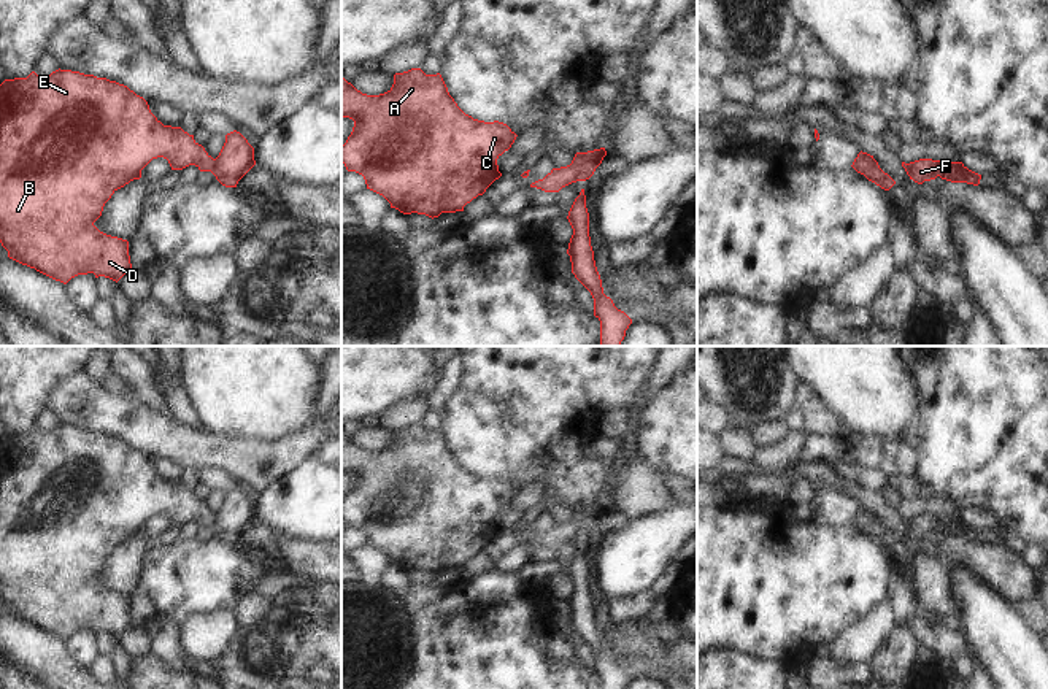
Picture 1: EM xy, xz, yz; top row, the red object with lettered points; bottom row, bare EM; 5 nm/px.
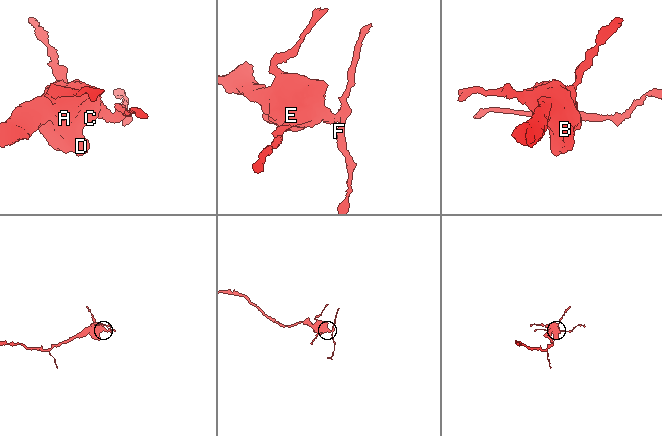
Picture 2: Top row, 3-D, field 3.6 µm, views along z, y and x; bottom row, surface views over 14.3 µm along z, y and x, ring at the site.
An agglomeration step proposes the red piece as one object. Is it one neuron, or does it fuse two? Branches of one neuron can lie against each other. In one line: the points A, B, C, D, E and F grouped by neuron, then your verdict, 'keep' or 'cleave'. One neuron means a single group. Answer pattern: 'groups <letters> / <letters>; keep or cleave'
groups A B C D E / F; cleave

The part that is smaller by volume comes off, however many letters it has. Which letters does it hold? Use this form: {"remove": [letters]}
{"remove": ["F"]}

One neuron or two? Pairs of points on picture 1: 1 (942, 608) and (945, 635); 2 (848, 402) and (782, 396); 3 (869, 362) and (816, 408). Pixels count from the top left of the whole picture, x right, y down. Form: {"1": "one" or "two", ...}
{"1": "two", "2": "two", "3": "two"}

